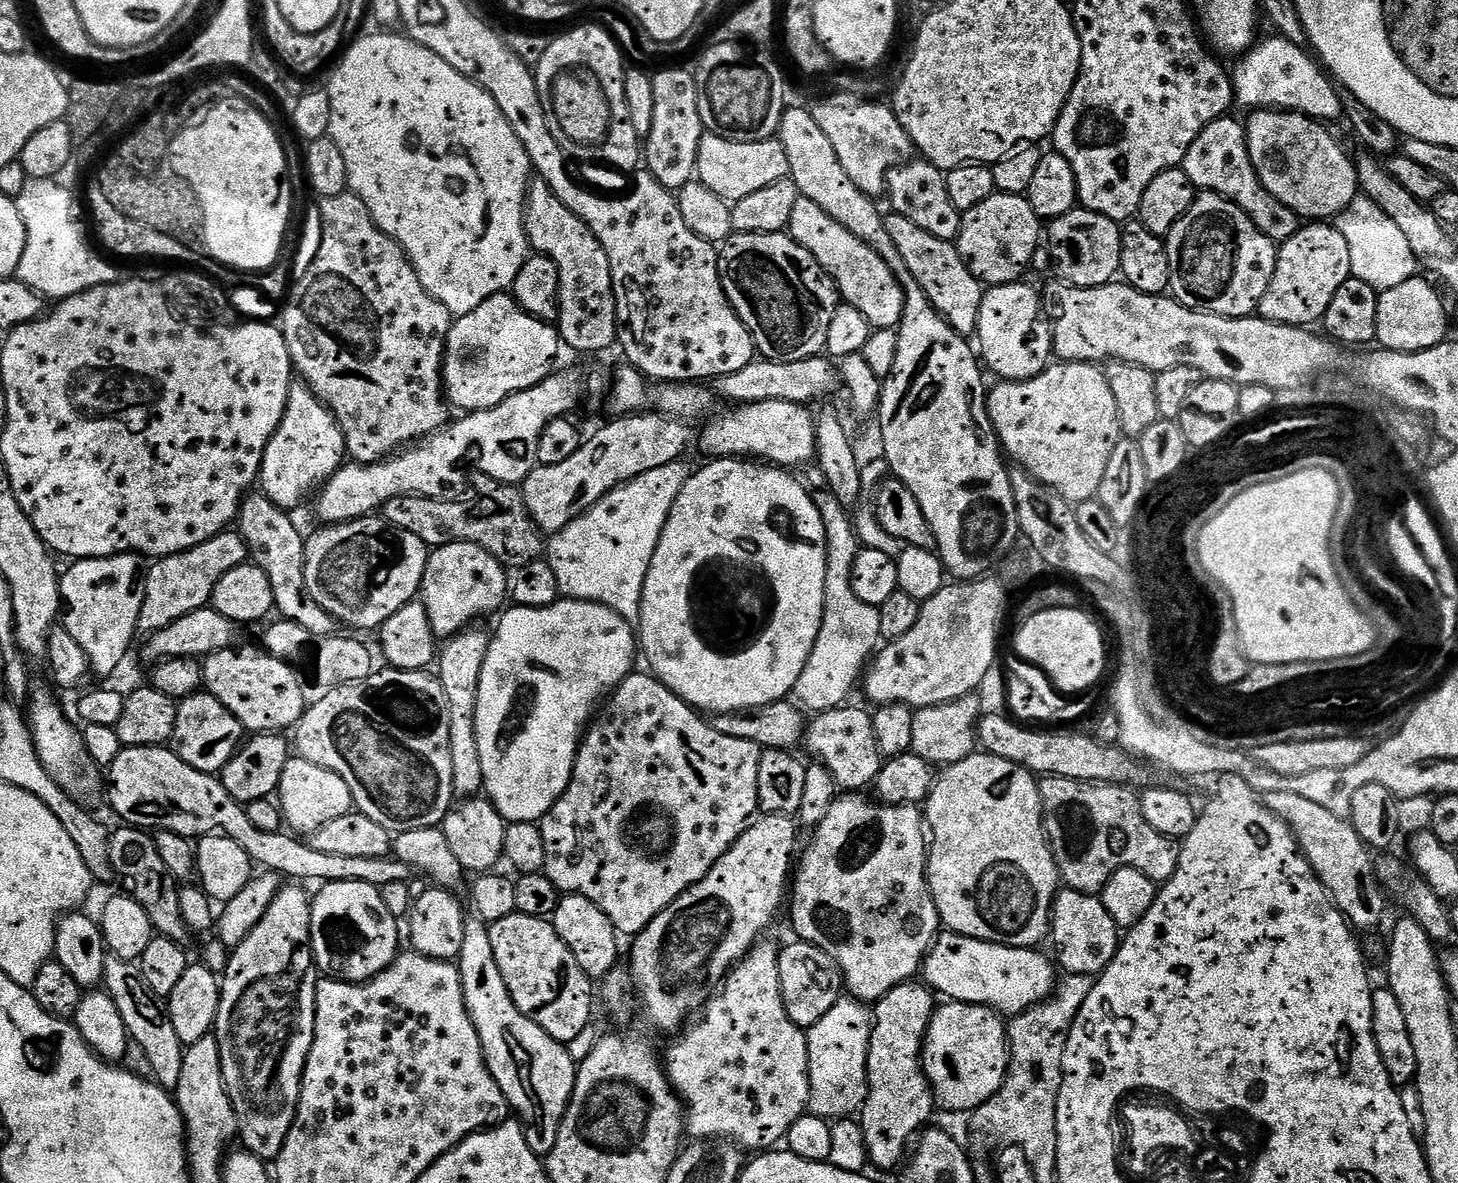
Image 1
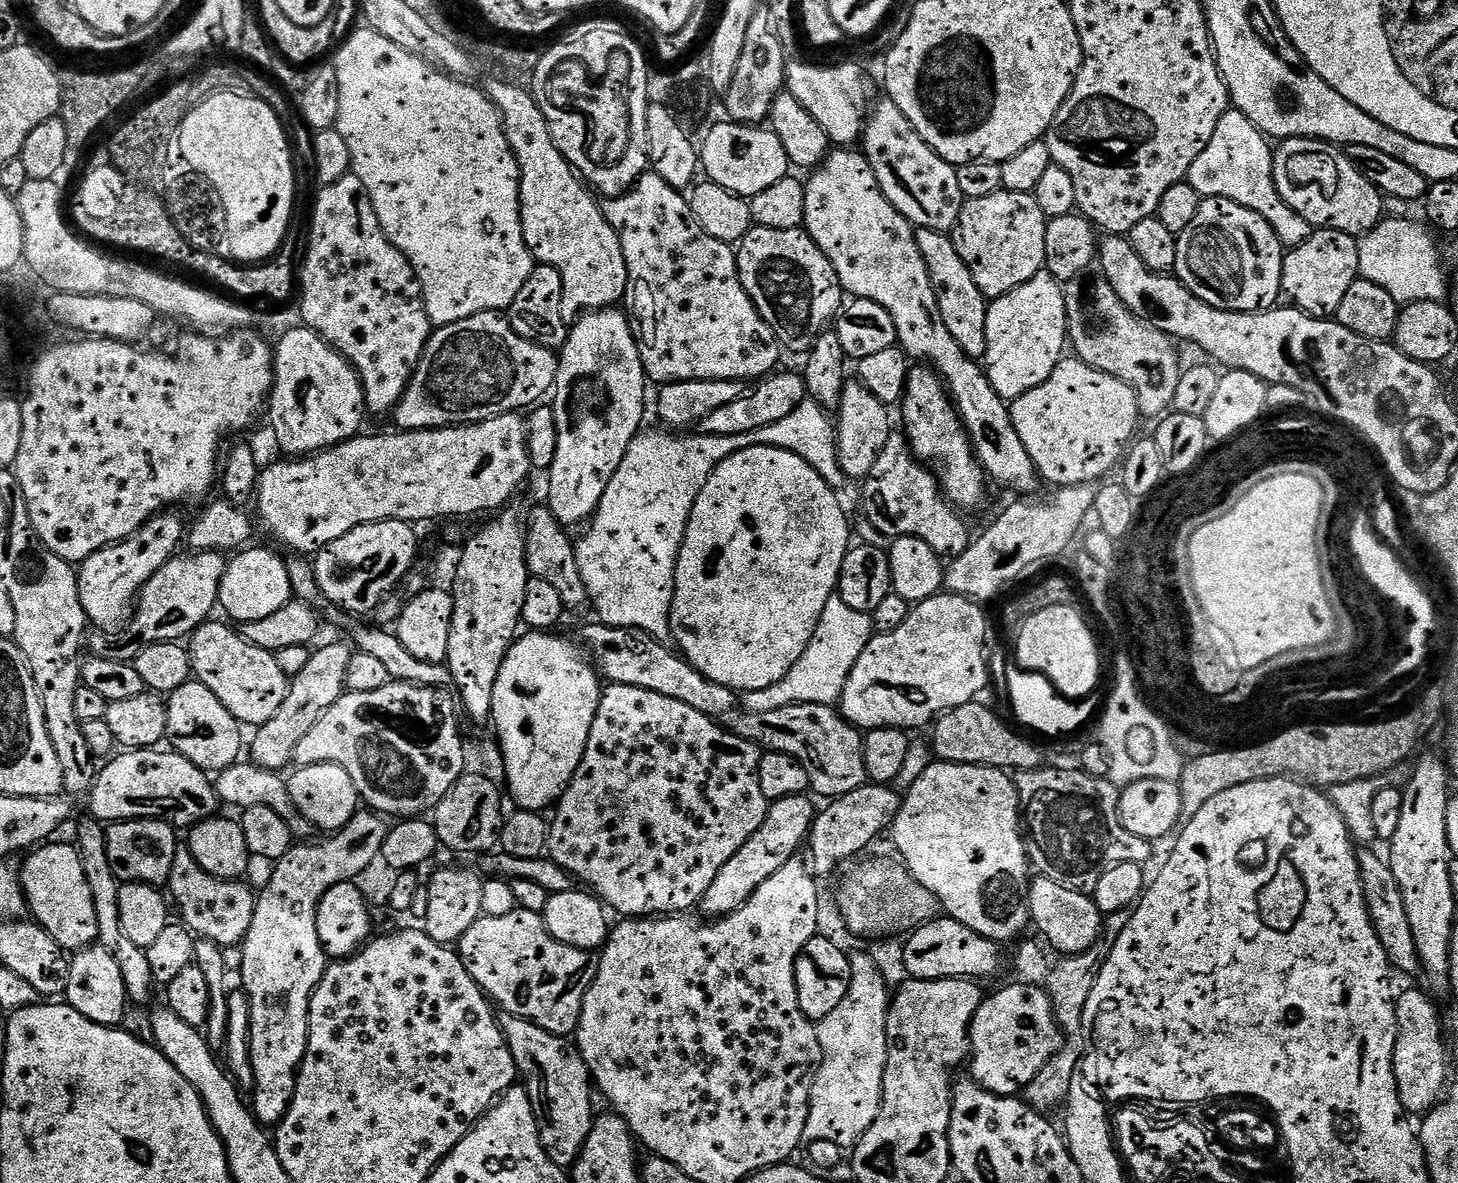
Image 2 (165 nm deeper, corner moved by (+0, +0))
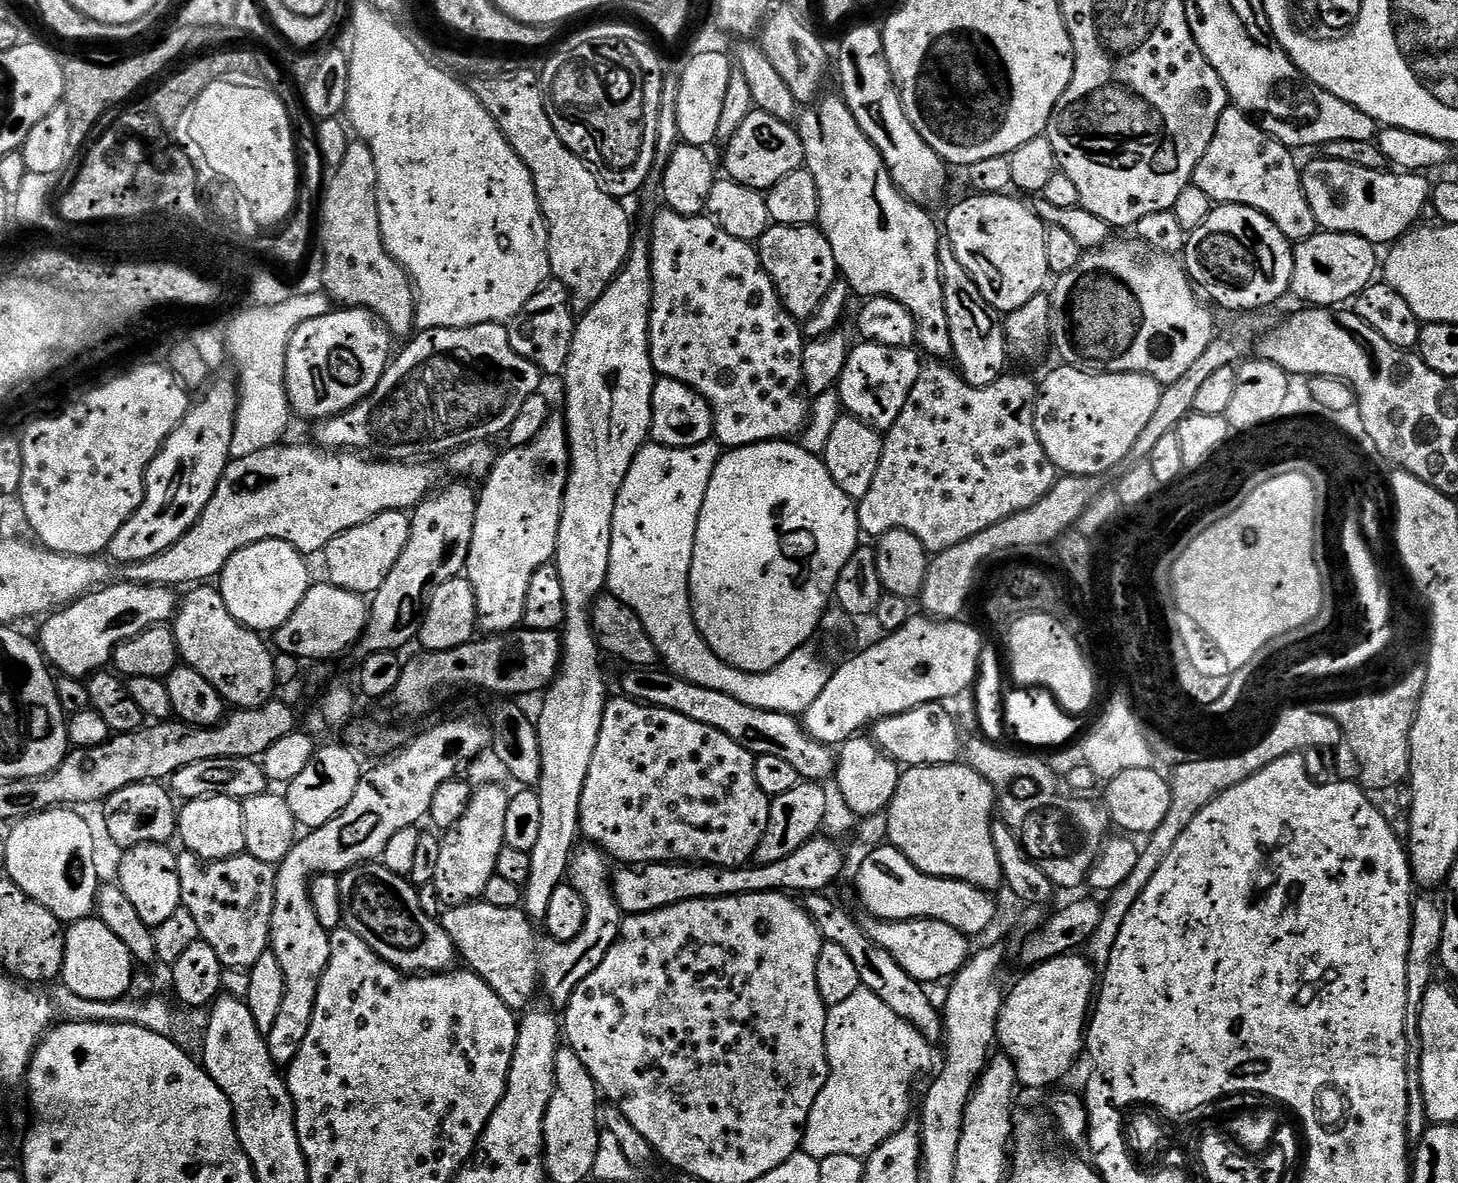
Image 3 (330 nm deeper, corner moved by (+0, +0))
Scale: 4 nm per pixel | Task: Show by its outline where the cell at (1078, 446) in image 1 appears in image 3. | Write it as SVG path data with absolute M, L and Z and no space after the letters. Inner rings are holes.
M1059 366L1039 385L1036 433L1052 465L1069 476L1098 476L1129 459L1138 434L1154 416L1162 385L1137 372L1084 372Z

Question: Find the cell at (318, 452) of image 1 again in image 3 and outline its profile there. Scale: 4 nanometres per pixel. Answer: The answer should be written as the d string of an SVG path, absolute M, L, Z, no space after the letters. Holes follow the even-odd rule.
M364 308L331 310L324 317L302 322L286 350L285 390L291 411L311 422L341 416L375 390L394 356L393 337Z

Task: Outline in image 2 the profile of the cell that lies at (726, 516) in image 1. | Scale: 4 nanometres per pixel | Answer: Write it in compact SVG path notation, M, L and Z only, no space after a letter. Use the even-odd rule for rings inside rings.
M755 444L741 452L735 452L730 458L723 460L710 474L706 486L702 486L702 494L694 502L690 510L690 518L686 526L684 541L680 544L680 553L676 563L674 578L674 598L670 610L670 640L685 660L689 660L697 670L710 682L721 684L732 689L733 693L743 694L754 690L766 690L766 686L774 686L774 682L782 682L786 674L802 658L806 646L810 646L810 638L822 618L822 610L826 610L826 602L837 591L840 583L842 562L850 547L848 541L848 516L836 497L836 492L824 481L824 476L811 464L811 459L794 454L790 450L771 448Z

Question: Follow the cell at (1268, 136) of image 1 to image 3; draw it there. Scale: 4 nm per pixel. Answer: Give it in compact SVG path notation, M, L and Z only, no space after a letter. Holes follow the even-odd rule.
M1319 159L1303 165L1300 185L1323 231L1345 232L1366 238L1377 246L1391 246L1412 231L1419 221L1416 219L1429 207L1430 183L1424 177L1427 175L1399 170L1366 170L1350 162Z

